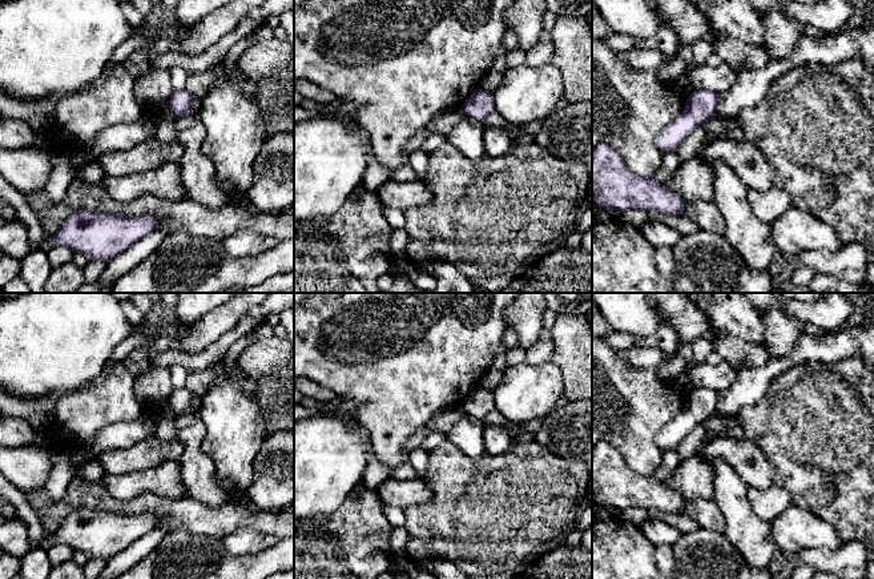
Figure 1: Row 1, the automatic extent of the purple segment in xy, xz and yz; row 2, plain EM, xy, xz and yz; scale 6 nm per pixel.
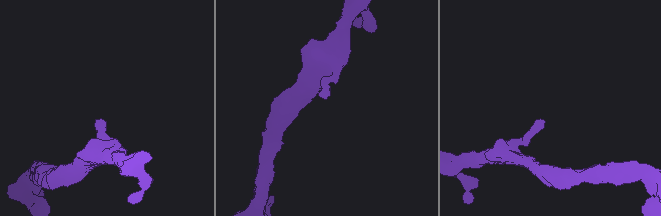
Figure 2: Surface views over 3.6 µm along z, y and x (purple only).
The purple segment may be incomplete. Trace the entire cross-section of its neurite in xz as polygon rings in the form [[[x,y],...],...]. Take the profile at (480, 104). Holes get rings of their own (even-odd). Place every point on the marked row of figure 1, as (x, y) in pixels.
[[[478,88],[462,108],[466,116],[483,122],[495,110],[495,98],[491,93]]]

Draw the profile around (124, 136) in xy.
[[[165,104],[152,109],[148,124],[118,124],[102,130],[89,145],[77,145],[73,149],[72,162],[78,168],[106,152],[130,149],[134,145],[154,137],[160,121],[174,120],[170,108]]]

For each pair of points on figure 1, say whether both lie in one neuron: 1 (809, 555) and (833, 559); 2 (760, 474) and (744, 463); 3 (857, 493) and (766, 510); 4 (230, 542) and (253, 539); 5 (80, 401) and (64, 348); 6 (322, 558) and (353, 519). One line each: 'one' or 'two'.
1: one
2: one
3: two
4: one
5: two
6: one

